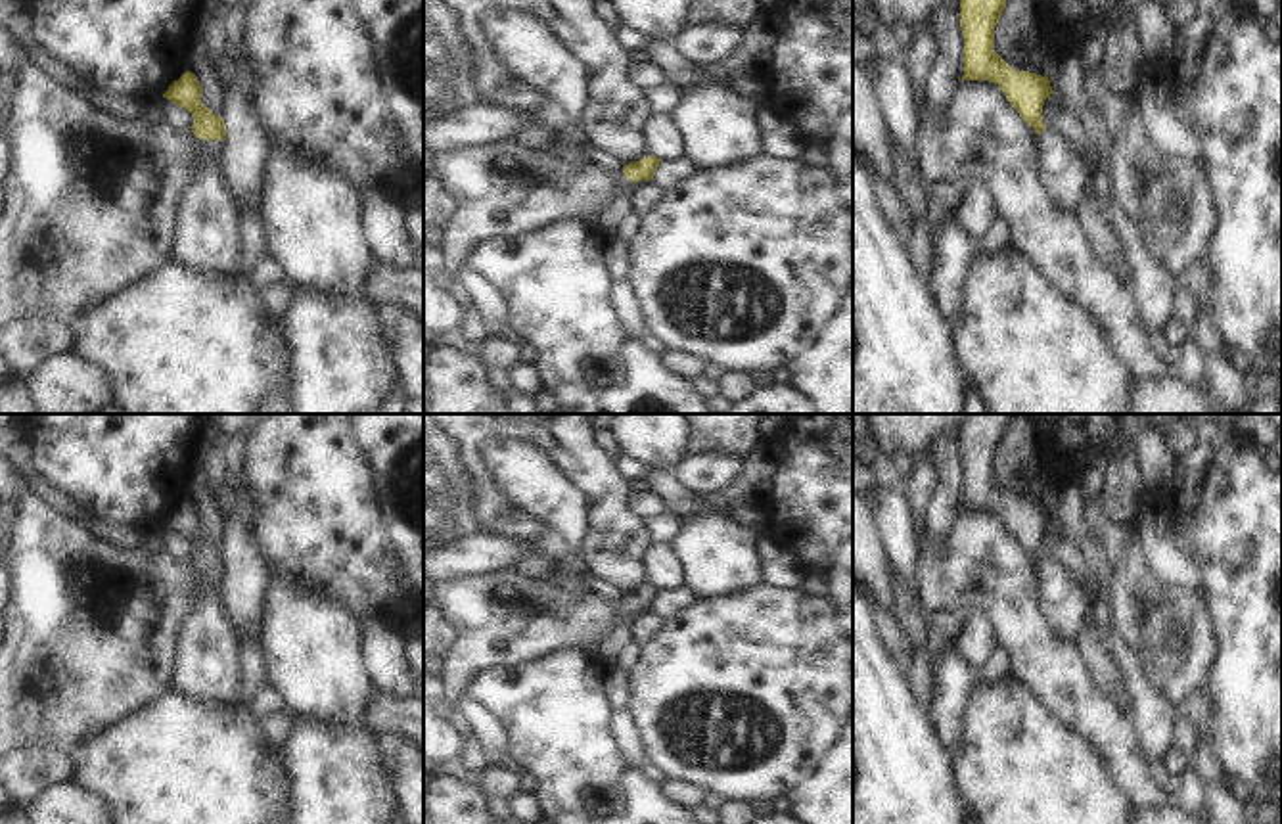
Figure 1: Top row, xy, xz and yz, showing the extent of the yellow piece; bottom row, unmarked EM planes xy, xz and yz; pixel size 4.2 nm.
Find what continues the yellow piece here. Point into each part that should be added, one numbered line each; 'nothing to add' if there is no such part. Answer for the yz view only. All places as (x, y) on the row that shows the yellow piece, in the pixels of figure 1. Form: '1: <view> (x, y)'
1: yz (1062, 173).

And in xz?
1: xz (506, 190).

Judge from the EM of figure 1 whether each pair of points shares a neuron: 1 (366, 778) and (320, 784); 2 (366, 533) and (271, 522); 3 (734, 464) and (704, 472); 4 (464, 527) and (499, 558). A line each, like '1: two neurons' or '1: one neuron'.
1: one neuron
2: one neuron
3: one neuron
4: two neurons

